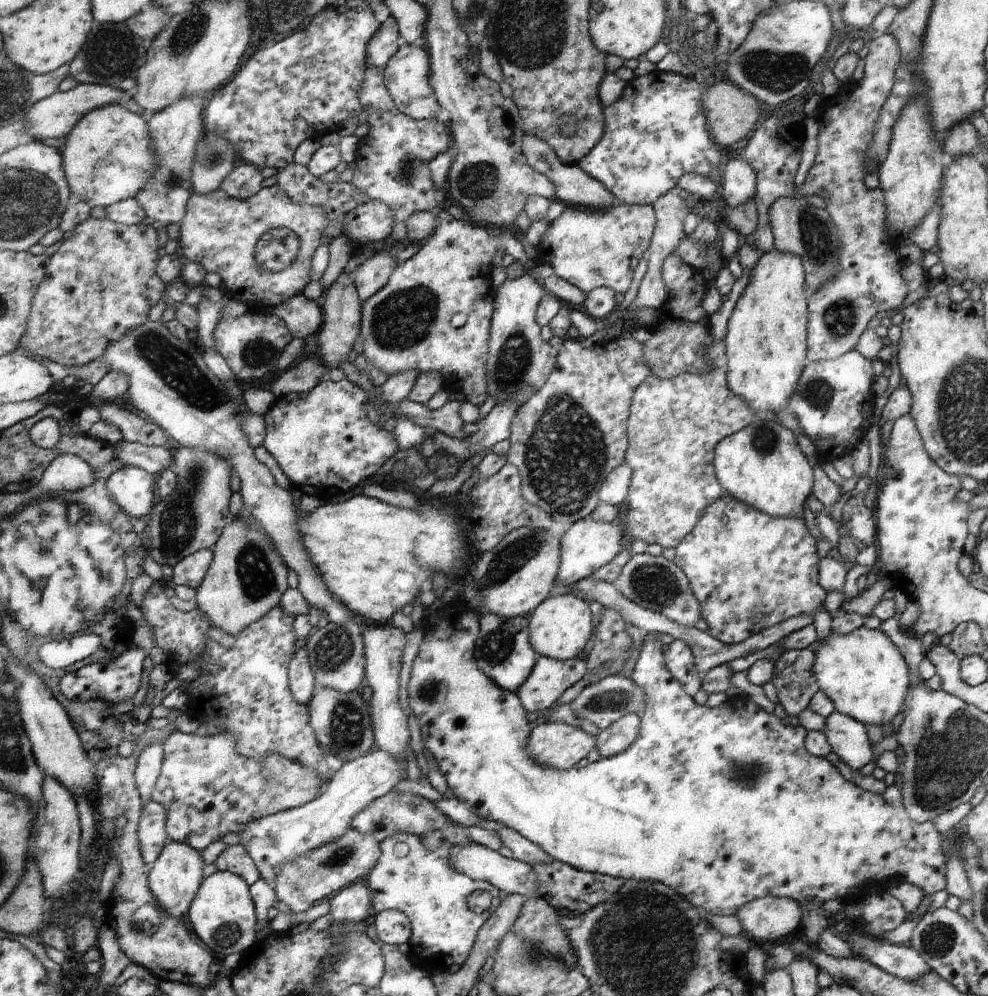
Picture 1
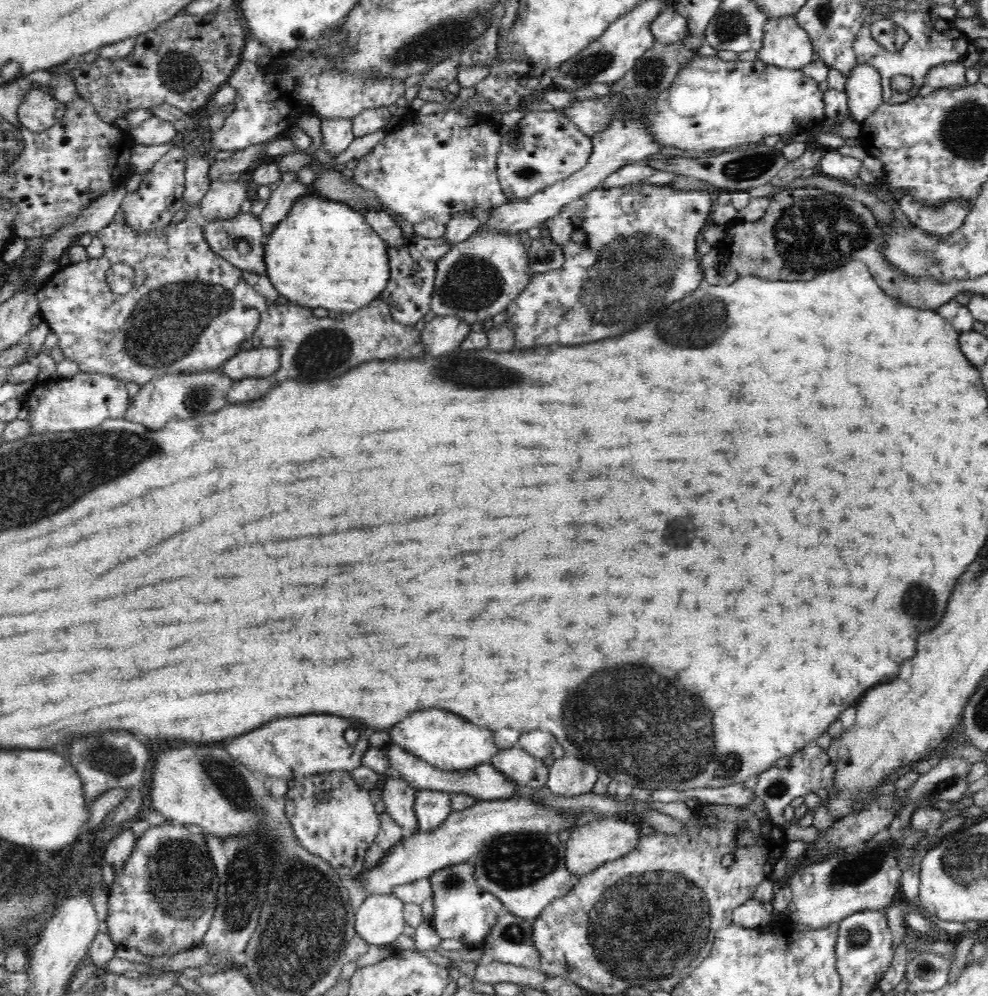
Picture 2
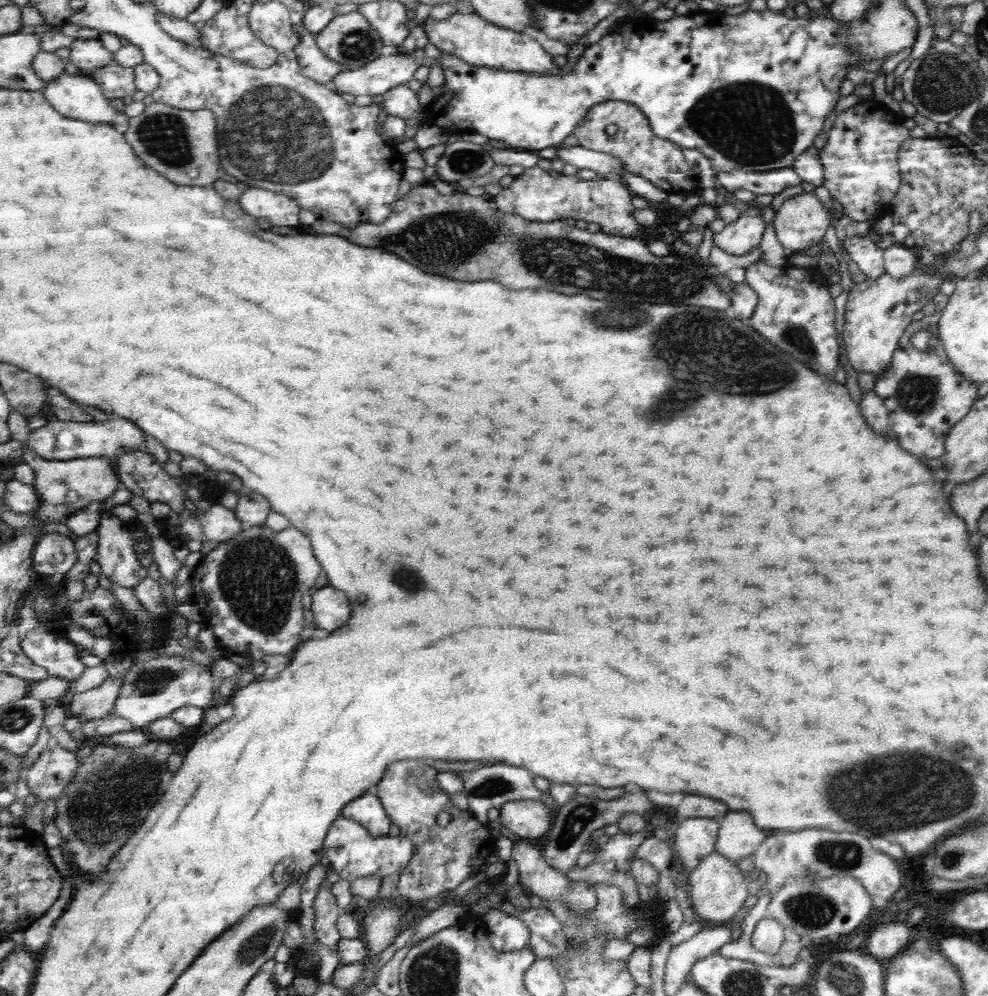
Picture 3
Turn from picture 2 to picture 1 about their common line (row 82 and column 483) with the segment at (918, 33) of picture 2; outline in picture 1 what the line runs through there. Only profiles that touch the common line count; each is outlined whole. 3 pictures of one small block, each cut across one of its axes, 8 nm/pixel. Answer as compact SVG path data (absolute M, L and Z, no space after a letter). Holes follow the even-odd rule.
M395 834L381 844L383 852L377 868L367 876L373 894L373 906L377 912L401 910L413 922L413 938L409 942L413 956L425 966L425 970L447 972L453 964L461 968L471 958L475 944L479 940L479 930L491 920L497 908L503 904L501 892L489 882L477 882L471 876L455 870L451 864L449 844L437 852L429 852L421 844L421 836L415 834ZM475 890L487 890L491 894L491 908L485 914L475 914L469 910L469 896Z

